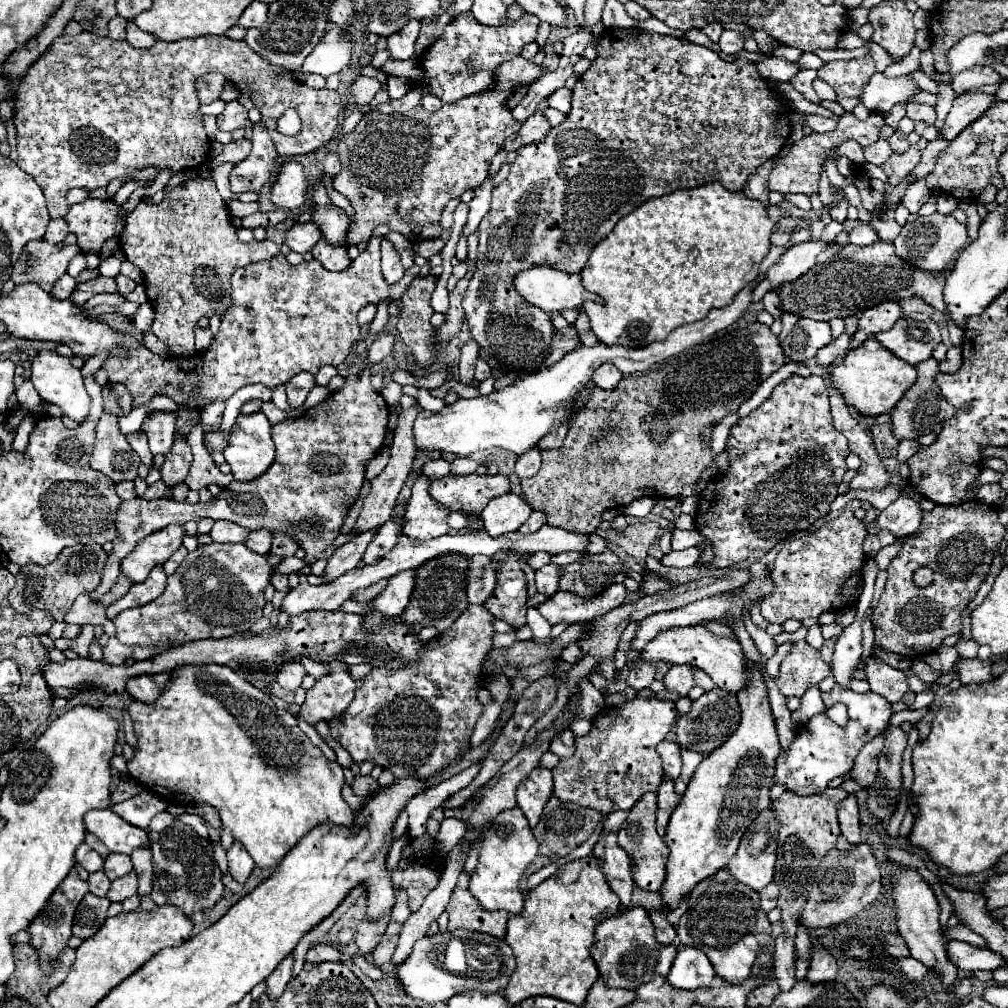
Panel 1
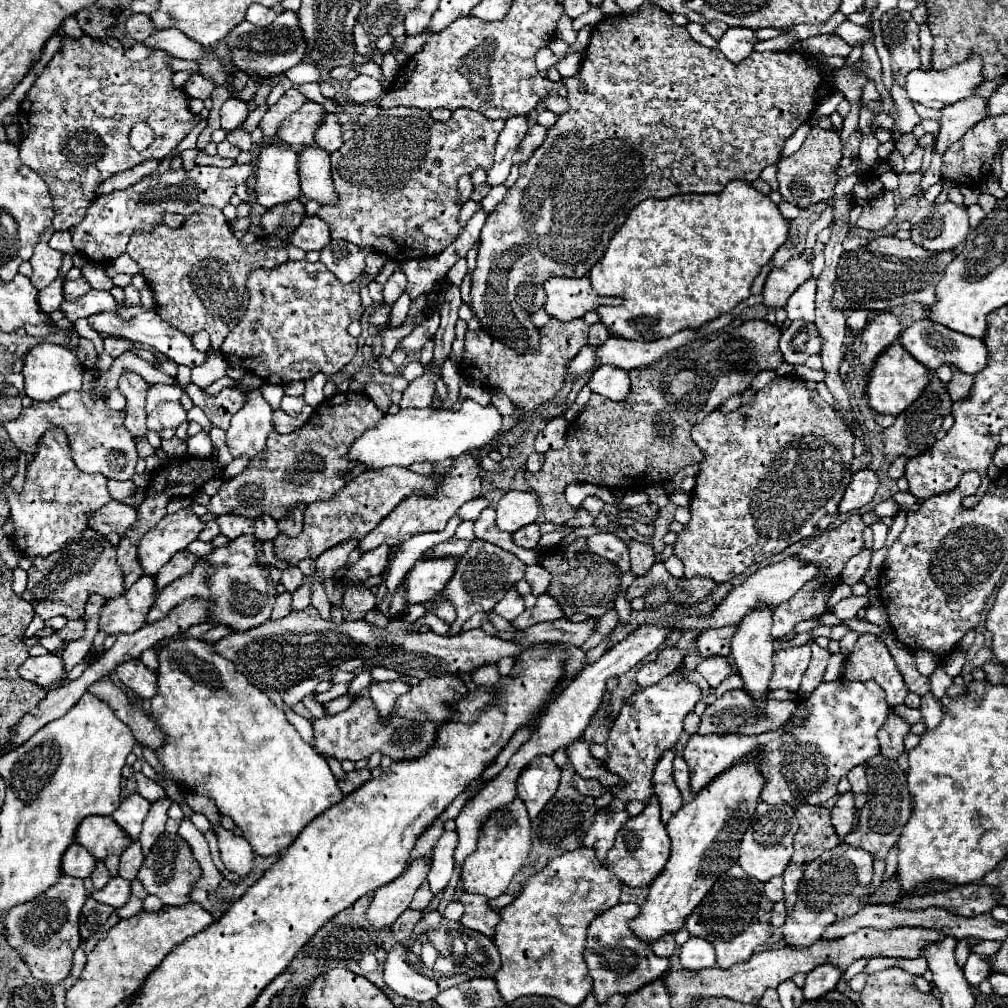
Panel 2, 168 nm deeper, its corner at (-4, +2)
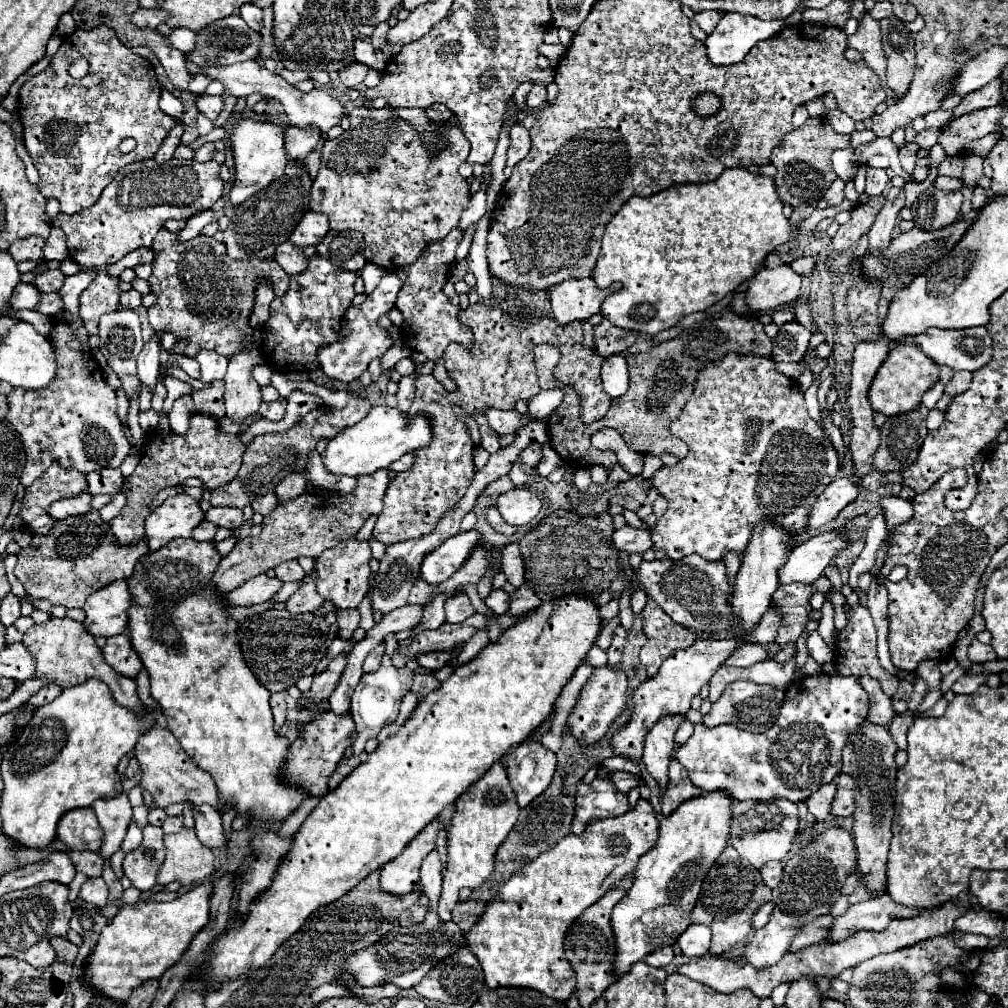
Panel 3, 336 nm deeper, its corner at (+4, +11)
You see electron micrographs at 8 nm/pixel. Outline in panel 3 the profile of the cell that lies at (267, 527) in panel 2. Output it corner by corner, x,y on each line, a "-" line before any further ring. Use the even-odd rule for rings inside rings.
270,489
266,495
262,495
260,499
254,499
252,501
252,509
258,511
260,515
268,515
274,507
278,505
278,497
276,497
276,491

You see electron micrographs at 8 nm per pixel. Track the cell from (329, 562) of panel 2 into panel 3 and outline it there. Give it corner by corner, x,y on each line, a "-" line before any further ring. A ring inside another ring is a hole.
316,571
308,573
304,579
304,585
300,587
298,593
294,593
288,601
286,601
286,609
292,613
292,615
298,615
298,613
312,613
314,609
318,609
318,605
322,605
322,597
318,597
318,591
316,591

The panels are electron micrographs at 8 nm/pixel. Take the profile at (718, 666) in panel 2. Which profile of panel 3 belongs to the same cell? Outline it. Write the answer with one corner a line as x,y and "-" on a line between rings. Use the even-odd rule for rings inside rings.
740,645
728,659
726,665
734,665
734,667
750,667
756,665
760,661
768,659
768,649
764,645

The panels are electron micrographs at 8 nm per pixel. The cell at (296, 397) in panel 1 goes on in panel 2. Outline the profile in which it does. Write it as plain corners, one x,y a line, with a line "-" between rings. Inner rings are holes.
284,396
284,398
282,398
282,404
280,404
280,408
282,408
284,412
288,412
290,416
300,414
302,406
304,406
304,396

